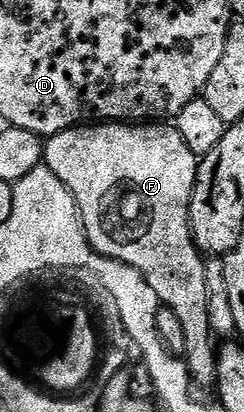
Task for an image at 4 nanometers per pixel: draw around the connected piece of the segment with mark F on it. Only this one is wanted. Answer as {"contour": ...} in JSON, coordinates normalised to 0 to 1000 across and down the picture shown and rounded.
{"contour":[[[389,299],[287,308],[279,316],[258,316],[250,323],[205,330],[176,359],[172,393],[291,461],[291,473],[307,481],[307,495],[324,500],[324,527],[340,536],[340,553],[357,568],[357,583],[373,590],[373,602],[434,629],[475,629],[545,653],[561,653],[561,663],[578,663],[578,672],[594,672],[594,682],[611,682],[611,694],[627,699],[627,711],[643,711],[656,738],[709,750],[709,760],[725,760],[725,769],[742,777],[742,791],[758,806],[758,847],[750,850],[746,869],[762,874],[787,932],[803,942],[877,942],[885,937],[889,896],[881,893],[873,842],[865,852],[873,806],[865,801],[865,782],[857,779],[848,643],[816,597],[799,592],[799,578],[783,563],[783,481],[791,478],[791,459],[807,439],[807,420],[816,417],[816,388],[820,379],[783,369],[775,352],[758,352],[742,323],[713,306],[676,299]]]}

